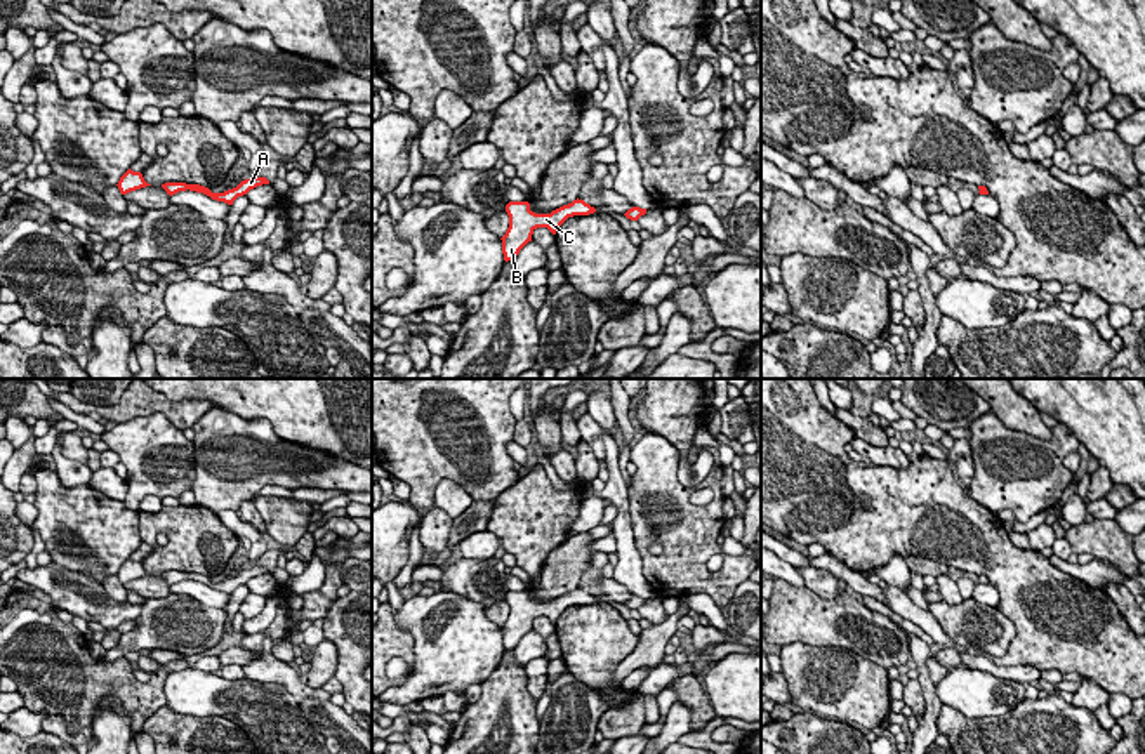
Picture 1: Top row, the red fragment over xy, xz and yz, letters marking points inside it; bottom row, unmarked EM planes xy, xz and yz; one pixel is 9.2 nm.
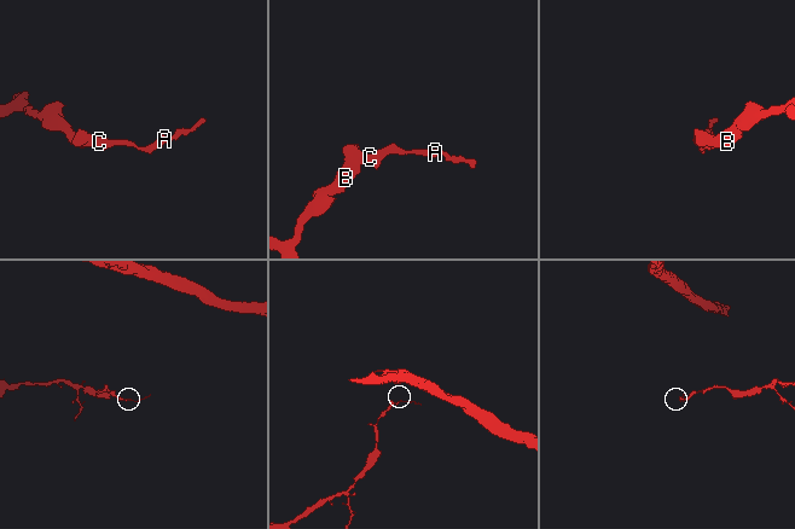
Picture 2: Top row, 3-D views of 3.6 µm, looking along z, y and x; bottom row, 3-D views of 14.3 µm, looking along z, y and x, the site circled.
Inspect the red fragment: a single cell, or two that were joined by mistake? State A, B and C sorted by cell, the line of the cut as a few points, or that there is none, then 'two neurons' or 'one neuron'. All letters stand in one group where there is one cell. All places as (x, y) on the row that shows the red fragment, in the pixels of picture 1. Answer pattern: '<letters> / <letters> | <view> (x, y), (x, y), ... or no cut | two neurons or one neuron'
A B C | no cut | one neuron

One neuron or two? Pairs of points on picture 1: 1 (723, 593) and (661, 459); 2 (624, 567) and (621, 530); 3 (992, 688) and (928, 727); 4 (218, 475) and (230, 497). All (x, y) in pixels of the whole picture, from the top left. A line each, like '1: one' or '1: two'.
1: one
2: one
3: two
4: one

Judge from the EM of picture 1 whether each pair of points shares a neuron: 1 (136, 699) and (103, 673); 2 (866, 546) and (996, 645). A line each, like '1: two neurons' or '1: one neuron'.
1: one neuron
2: two neurons

